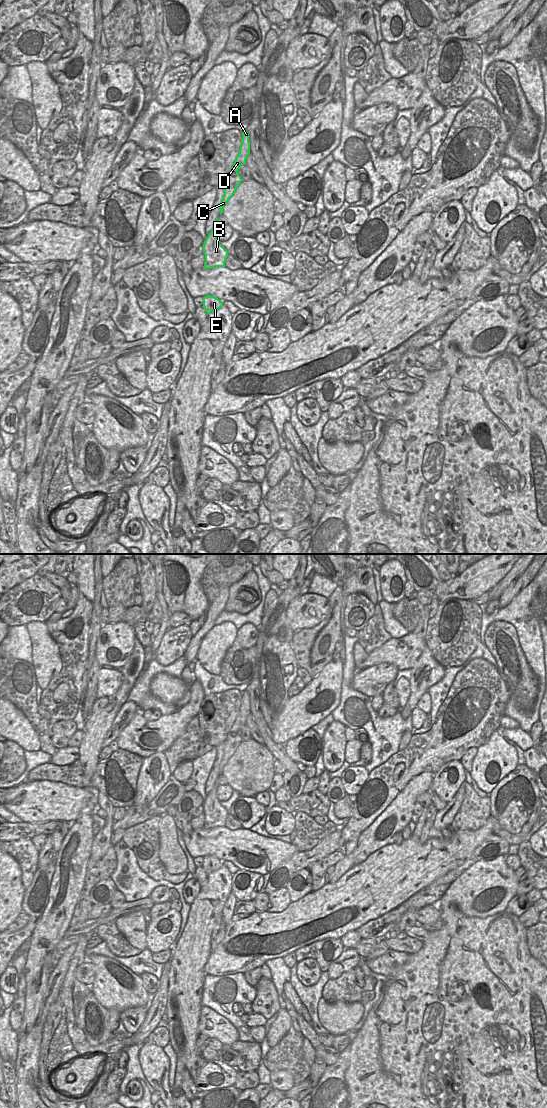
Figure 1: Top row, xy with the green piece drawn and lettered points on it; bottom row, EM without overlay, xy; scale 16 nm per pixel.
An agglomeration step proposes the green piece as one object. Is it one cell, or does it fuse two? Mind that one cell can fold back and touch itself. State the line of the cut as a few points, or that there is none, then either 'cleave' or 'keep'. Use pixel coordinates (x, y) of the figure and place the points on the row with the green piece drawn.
no cut | keep

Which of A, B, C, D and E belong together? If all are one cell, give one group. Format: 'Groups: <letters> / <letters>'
Groups: A B C D E.

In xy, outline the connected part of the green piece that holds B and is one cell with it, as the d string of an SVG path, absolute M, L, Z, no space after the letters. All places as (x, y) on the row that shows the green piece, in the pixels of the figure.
M219 217L208 234L203 243L203 253L205 255L204 269L211 269L215 267L225 267L226 258L229 252L220 244L216 236L217 228L219 226Z

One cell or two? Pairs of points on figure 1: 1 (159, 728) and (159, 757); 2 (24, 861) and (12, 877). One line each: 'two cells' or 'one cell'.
1: two cells
2: two cells

